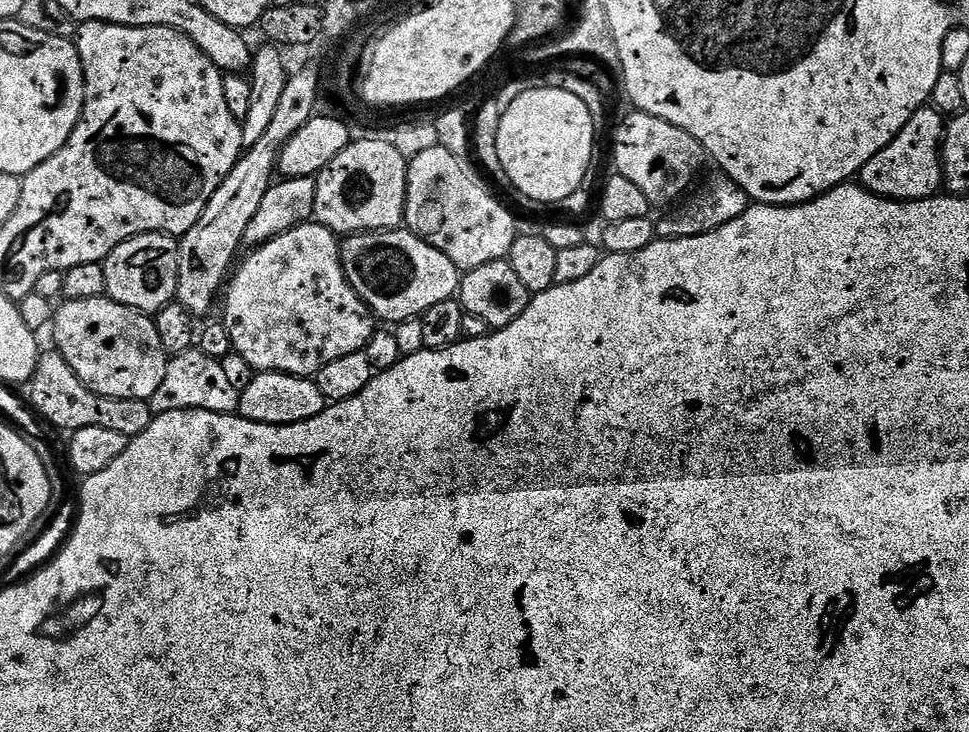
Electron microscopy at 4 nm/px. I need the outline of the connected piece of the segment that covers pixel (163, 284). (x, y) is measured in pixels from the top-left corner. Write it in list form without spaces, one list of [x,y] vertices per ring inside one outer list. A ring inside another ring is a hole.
[[[147,232],[122,242],[102,261],[108,299],[132,308],[135,312],[161,312],[165,306],[176,300],[179,253],[177,237],[165,236],[163,232]]]

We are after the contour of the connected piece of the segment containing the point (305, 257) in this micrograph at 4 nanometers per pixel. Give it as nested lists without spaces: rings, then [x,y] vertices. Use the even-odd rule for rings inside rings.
[[[315,222],[300,224],[294,230],[290,230],[273,240],[266,241],[259,248],[251,249],[247,255],[248,257],[244,261],[242,261],[243,259],[239,261],[239,264],[241,263],[240,269],[238,269],[238,264],[235,271],[231,273],[230,283],[227,285],[226,295],[223,297],[223,300],[225,300],[222,322],[232,339],[232,347],[235,355],[242,357],[253,370],[257,373],[285,372],[288,376],[312,378],[315,377],[318,370],[322,370],[322,366],[334,362],[337,358],[346,358],[346,354],[354,354],[355,352],[362,352],[367,349],[373,332],[377,331],[378,324],[368,305],[362,302],[362,298],[358,298],[358,294],[350,286],[350,282],[344,273],[344,267],[340,265],[340,240],[338,239],[337,233]]]

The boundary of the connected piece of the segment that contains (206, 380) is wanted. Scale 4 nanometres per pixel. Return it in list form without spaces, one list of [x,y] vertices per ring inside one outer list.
[[[189,350],[169,359],[166,378],[162,378],[162,386],[154,390],[150,403],[157,416],[170,410],[210,410],[232,414],[239,409],[240,393],[241,389],[230,386],[230,378],[226,378],[221,361],[210,358],[205,352]]]

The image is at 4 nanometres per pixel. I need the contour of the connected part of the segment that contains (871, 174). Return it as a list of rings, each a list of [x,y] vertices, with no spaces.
[[[925,106],[915,112],[906,122],[906,126],[881,152],[874,154],[870,162],[859,172],[858,180],[865,192],[872,192],[875,196],[885,196],[887,200],[925,200],[928,196],[935,196],[942,188],[942,161],[940,149],[944,140],[946,127],[945,117],[940,117],[932,109],[932,106]]]

